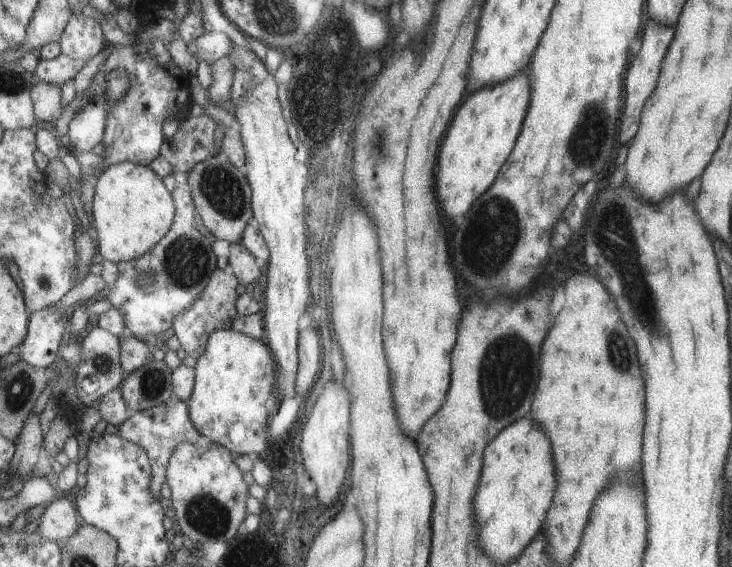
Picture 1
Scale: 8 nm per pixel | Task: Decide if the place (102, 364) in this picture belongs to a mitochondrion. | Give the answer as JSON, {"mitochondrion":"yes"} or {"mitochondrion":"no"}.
{"mitochondrion":"yes"}

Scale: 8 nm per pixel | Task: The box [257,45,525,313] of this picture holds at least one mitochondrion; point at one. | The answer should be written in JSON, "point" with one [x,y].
{"point":[494,228]}

